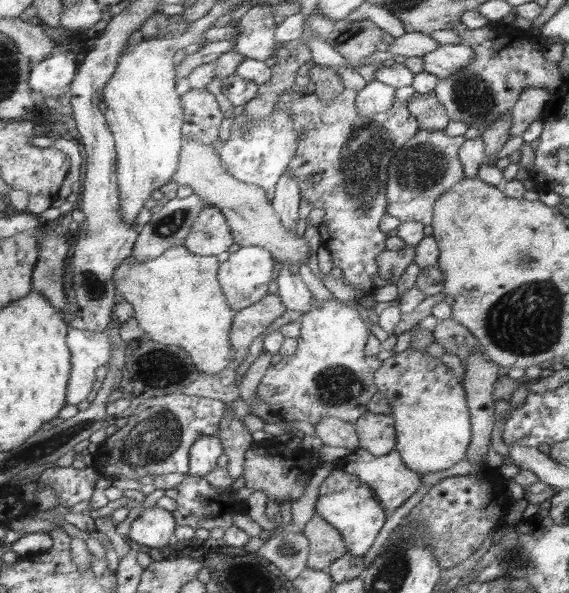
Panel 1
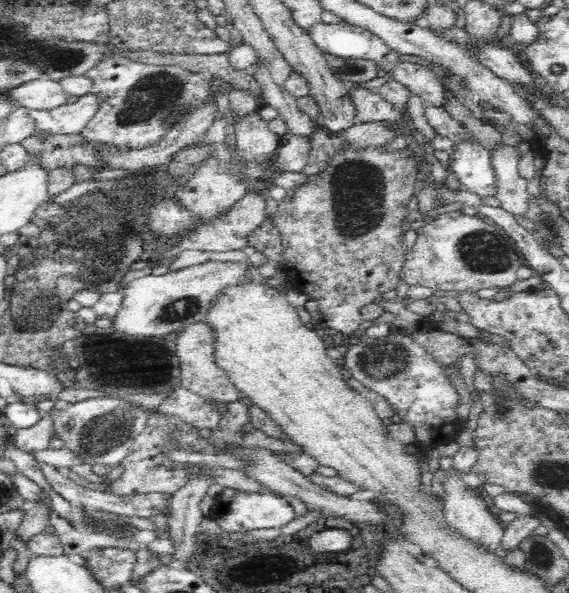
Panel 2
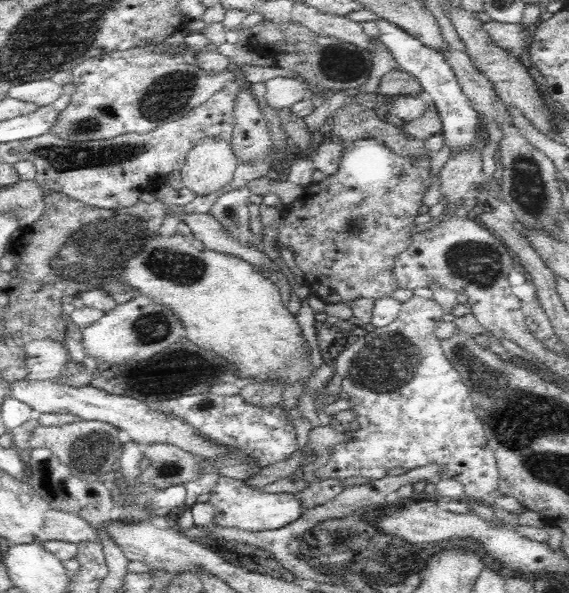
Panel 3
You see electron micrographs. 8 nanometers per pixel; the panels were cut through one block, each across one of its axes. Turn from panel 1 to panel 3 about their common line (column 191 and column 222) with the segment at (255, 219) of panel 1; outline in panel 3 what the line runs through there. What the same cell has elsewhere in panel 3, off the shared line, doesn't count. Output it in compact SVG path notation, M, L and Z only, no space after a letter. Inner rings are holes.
M214 137L200 140L185 158L182 179L186 188L197 196L209 195L227 186L238 167L230 144Z

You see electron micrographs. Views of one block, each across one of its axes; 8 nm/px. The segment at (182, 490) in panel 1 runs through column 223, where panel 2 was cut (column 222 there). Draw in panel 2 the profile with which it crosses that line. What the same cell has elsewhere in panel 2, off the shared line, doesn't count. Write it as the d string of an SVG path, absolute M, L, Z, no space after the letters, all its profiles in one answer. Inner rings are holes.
M223 488L215 497L216 502L208 516L216 520L225 532L245 532L260 530L260 528L277 528L292 522L297 517L294 508L288 503L287 498L272 493L246 492L233 488Z

